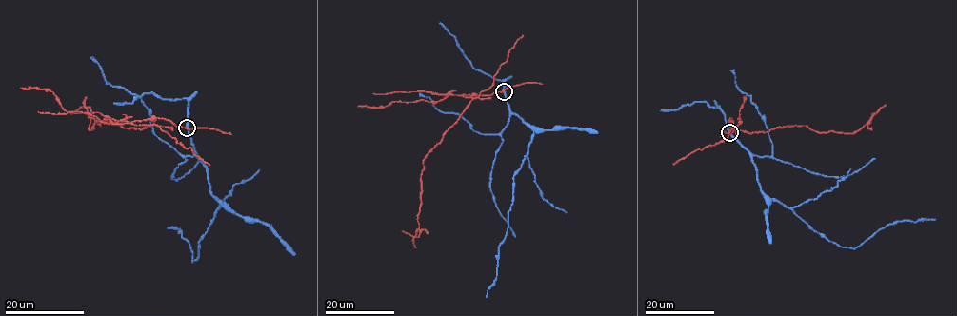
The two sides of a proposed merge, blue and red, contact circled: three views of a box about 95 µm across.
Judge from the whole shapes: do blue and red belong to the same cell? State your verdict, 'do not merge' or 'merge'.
do not merge

